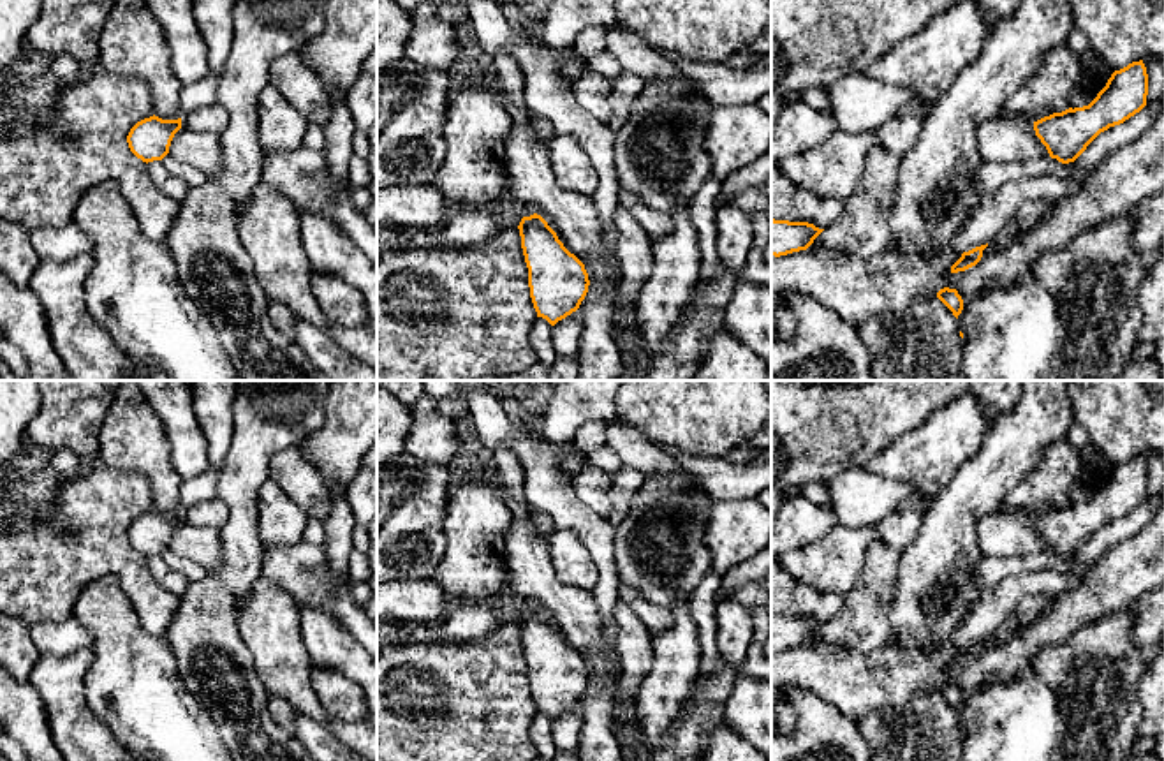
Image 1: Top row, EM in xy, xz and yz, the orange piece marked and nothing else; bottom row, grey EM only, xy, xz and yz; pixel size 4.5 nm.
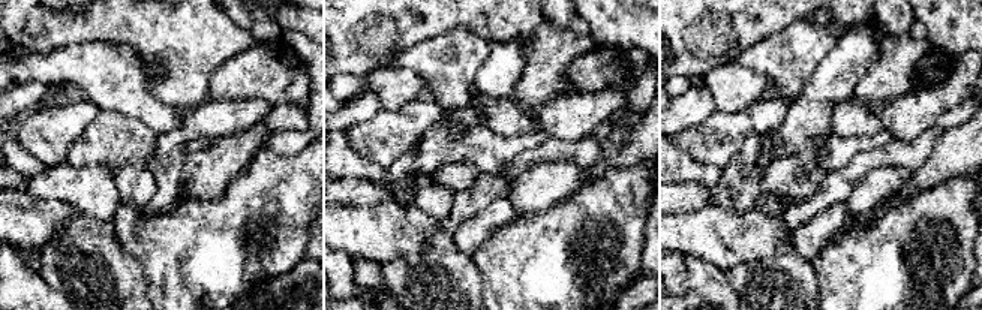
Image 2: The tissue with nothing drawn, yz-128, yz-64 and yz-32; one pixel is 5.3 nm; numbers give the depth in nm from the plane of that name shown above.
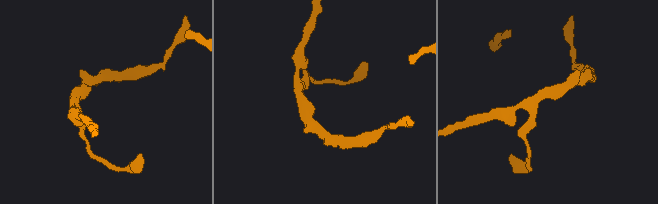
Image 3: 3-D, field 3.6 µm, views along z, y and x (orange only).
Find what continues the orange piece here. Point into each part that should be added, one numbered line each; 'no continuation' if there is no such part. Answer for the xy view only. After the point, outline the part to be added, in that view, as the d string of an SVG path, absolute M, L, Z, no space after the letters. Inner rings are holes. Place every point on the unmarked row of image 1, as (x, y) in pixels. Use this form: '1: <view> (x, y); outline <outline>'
no continuation

